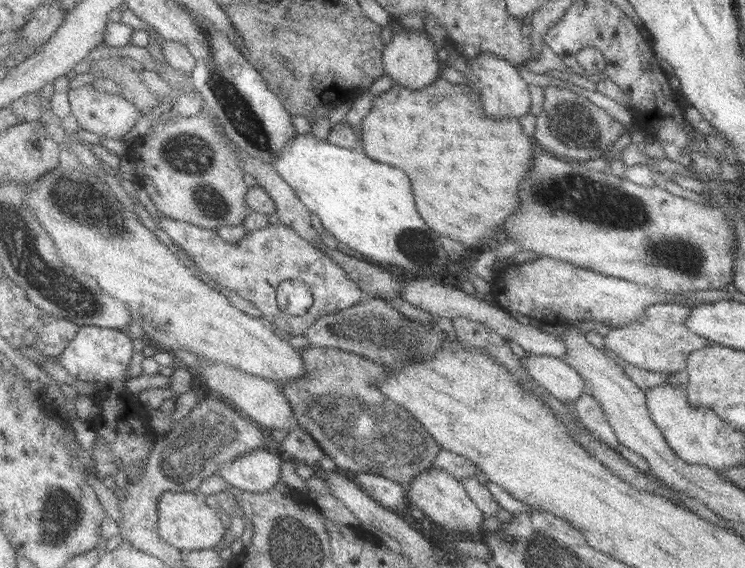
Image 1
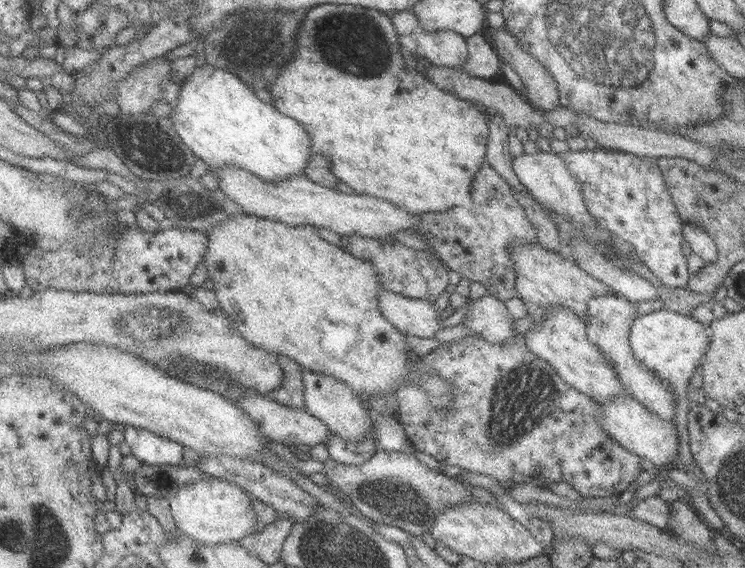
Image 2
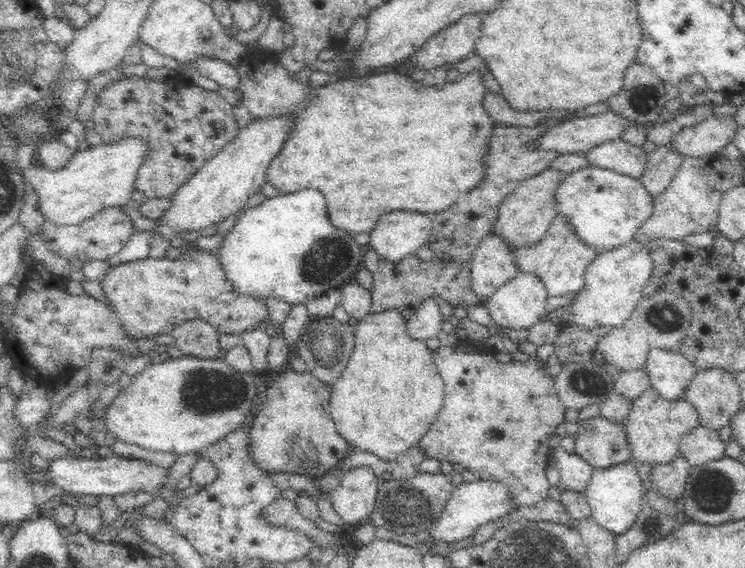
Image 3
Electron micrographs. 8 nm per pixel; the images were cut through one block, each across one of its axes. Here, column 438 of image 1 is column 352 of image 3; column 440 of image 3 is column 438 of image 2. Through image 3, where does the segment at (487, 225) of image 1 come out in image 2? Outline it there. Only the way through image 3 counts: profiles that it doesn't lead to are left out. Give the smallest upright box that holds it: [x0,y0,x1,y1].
[269,4,492,215]

